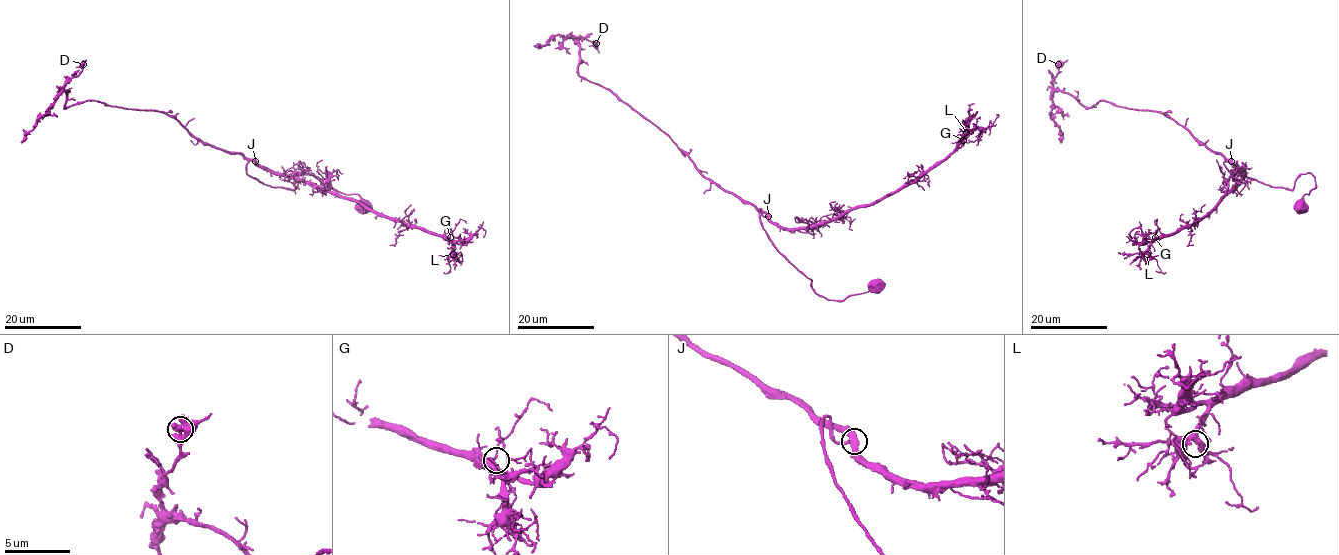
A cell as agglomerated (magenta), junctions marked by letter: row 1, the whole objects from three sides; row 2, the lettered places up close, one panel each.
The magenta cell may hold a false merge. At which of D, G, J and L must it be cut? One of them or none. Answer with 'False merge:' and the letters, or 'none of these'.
False merge: none of these

